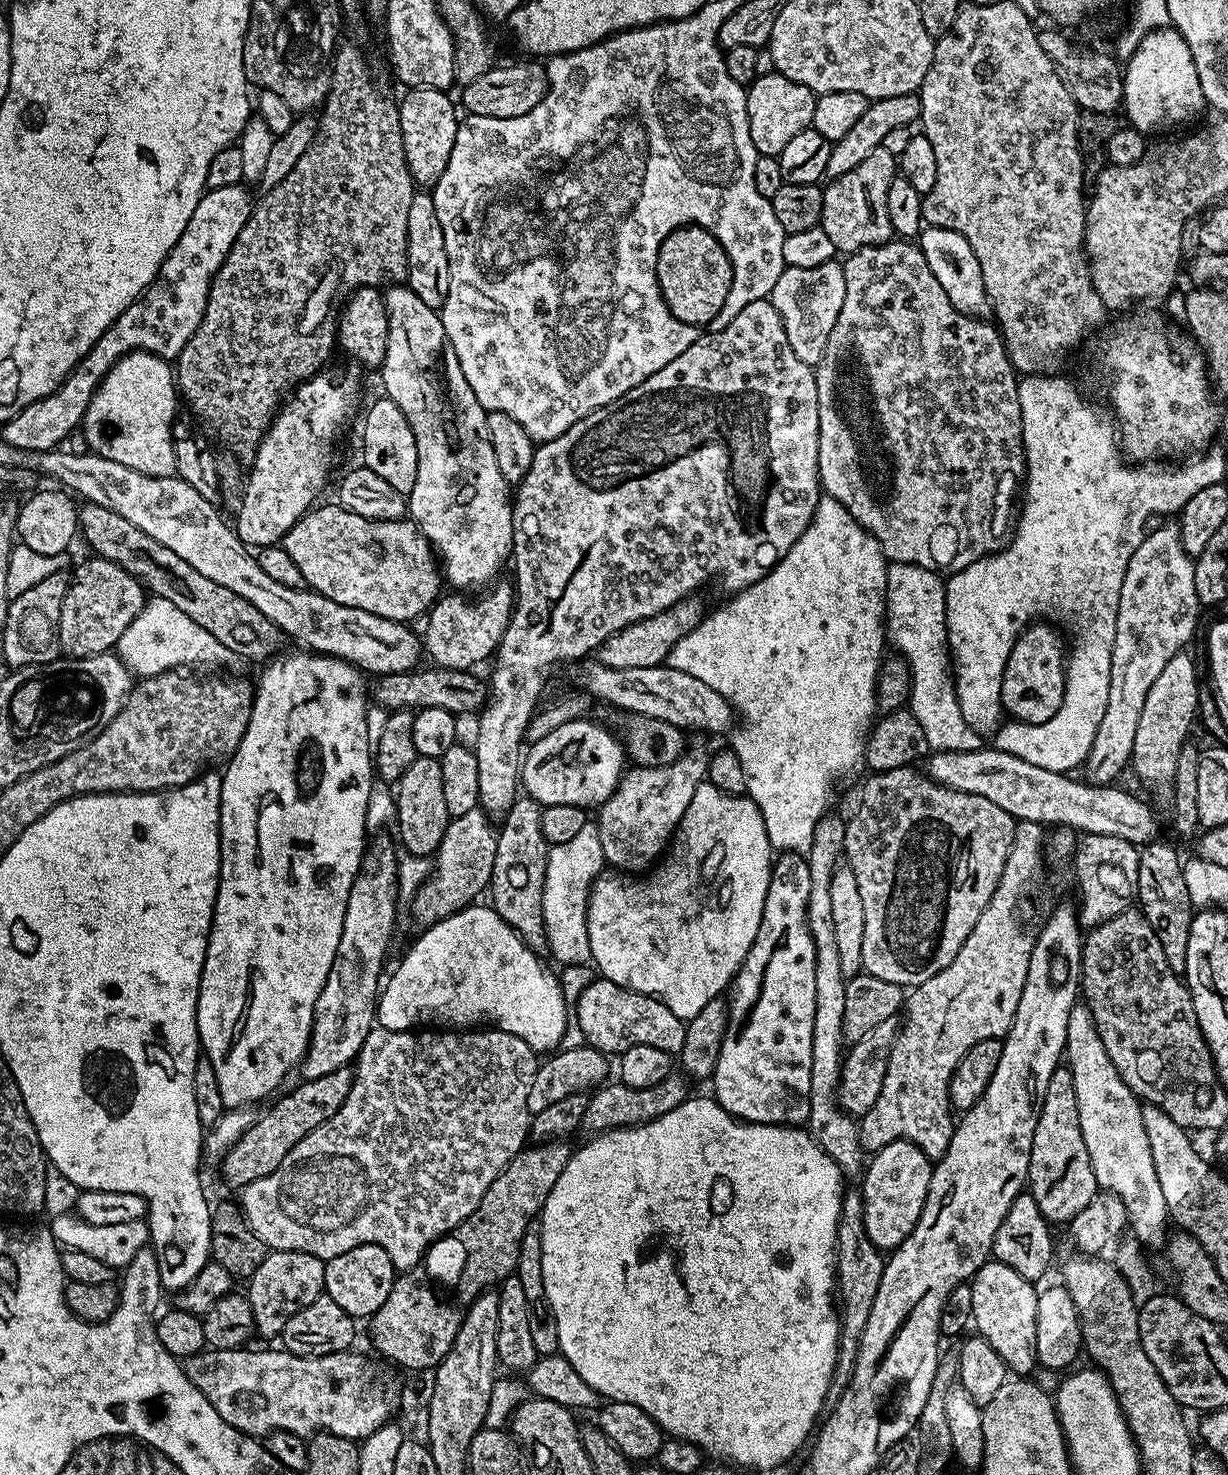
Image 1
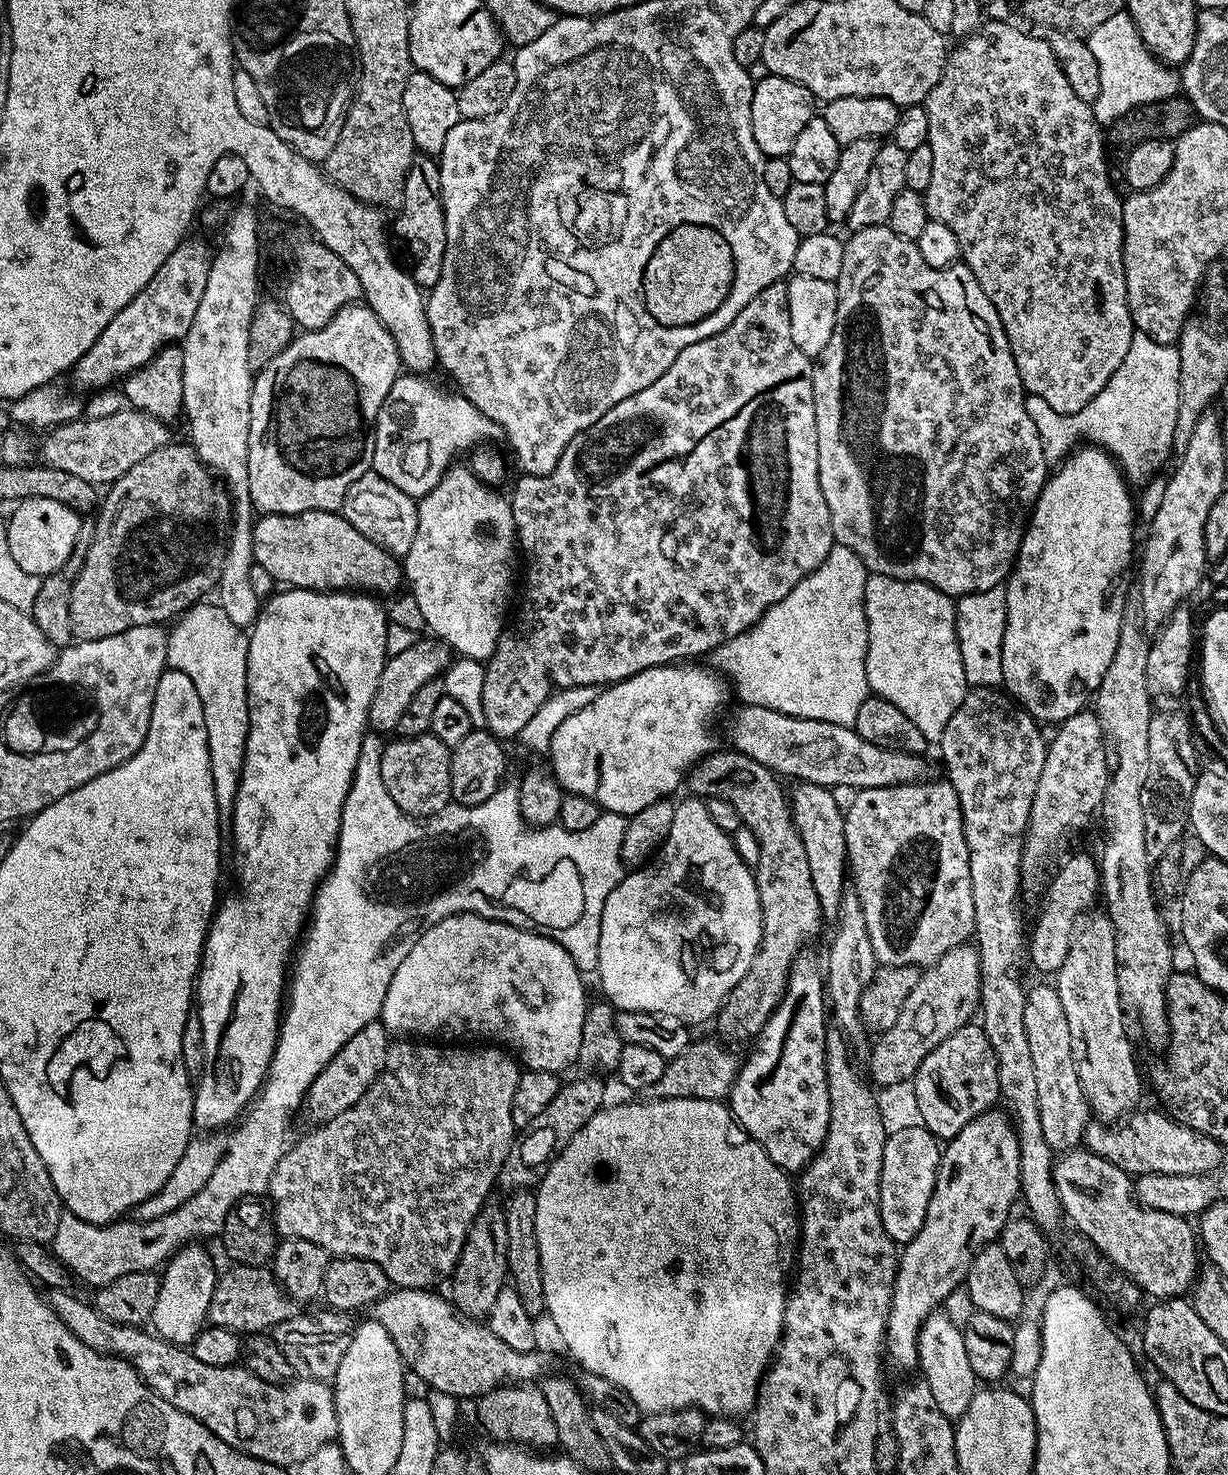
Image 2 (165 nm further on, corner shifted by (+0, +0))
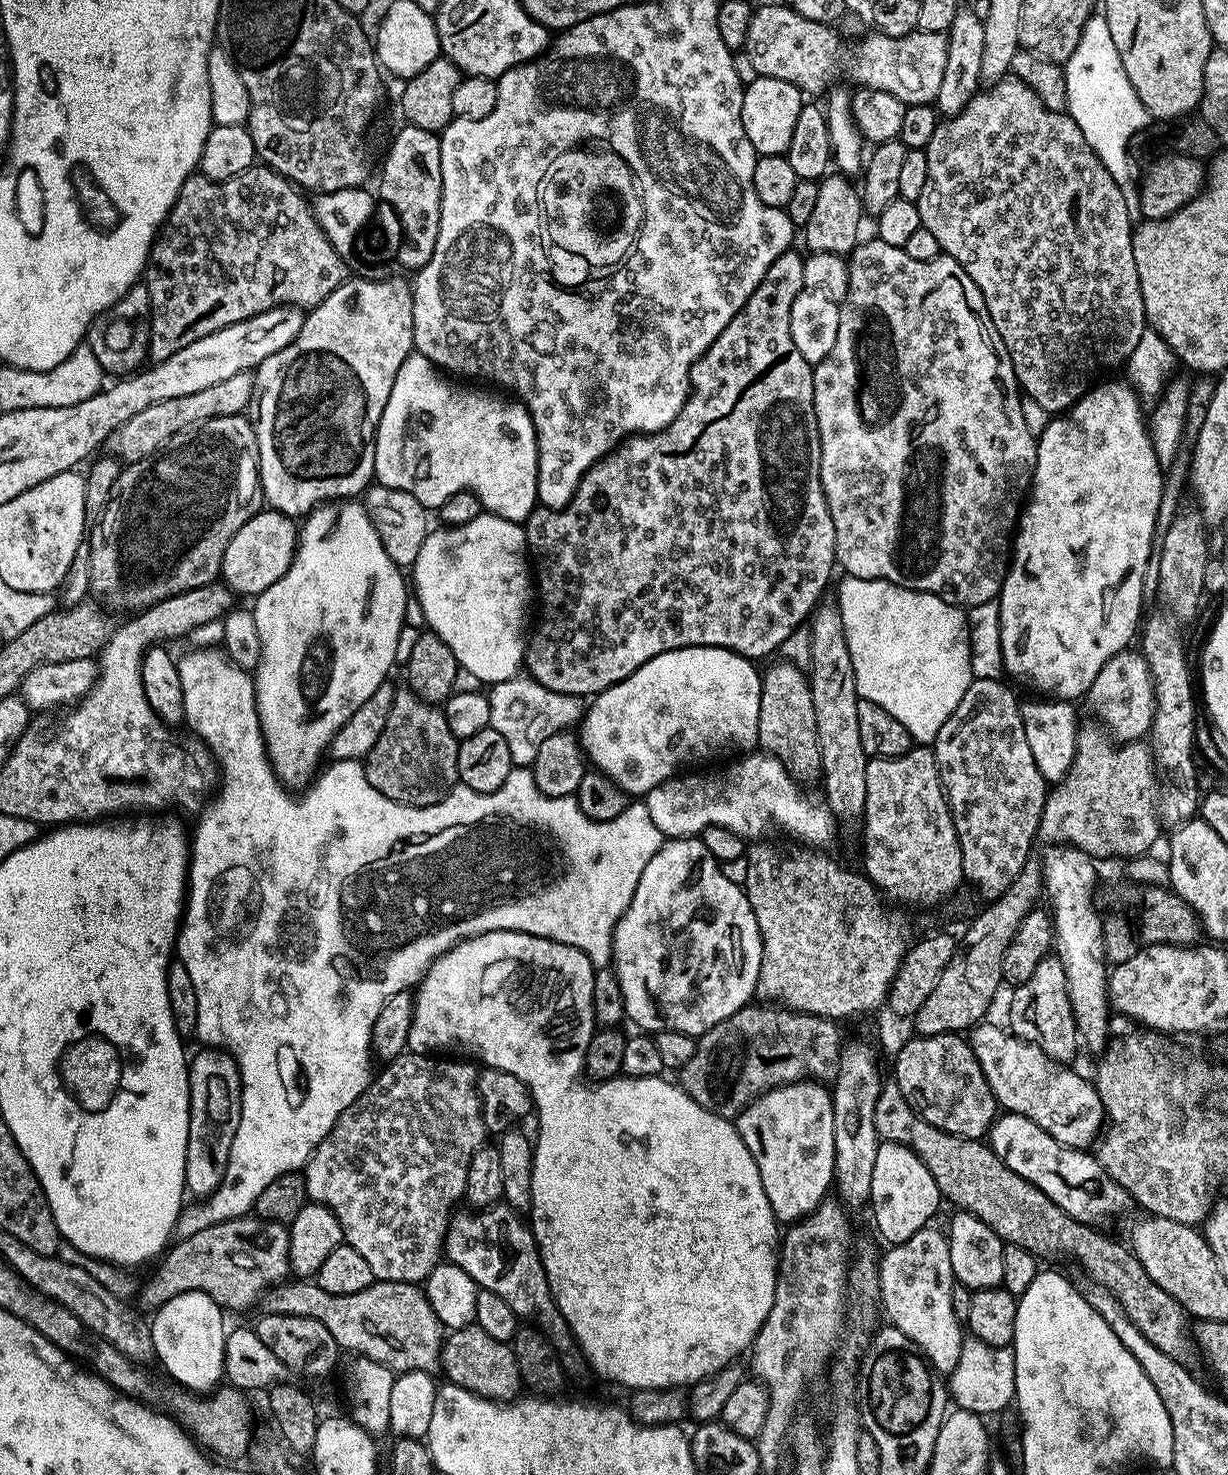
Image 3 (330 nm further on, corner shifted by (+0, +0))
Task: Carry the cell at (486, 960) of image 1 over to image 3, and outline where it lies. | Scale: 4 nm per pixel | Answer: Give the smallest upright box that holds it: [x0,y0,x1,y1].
[407,930,782,1390]

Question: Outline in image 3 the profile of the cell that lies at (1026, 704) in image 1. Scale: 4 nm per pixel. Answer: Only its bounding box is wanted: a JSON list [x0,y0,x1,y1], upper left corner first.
[998,380,1164,702]

